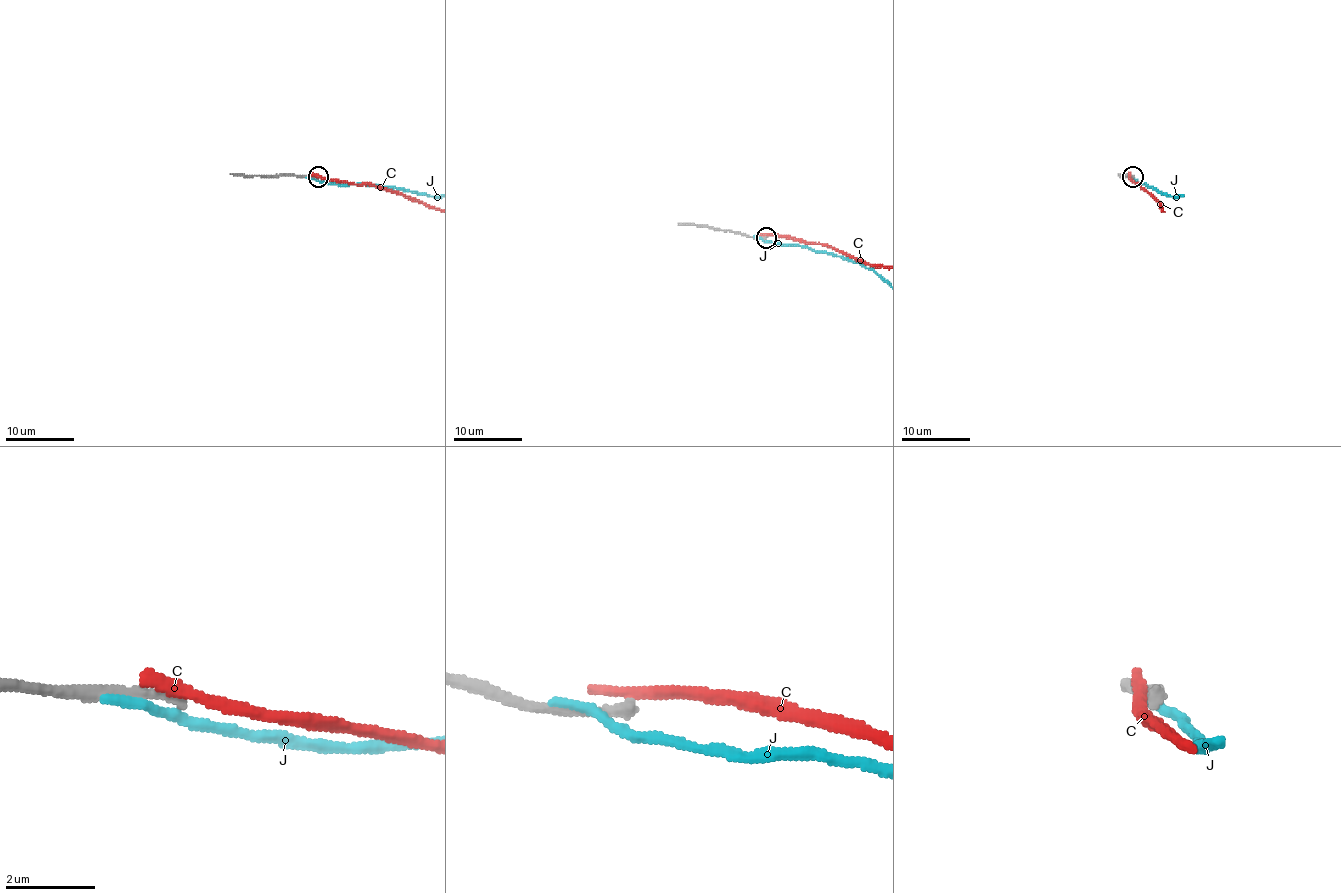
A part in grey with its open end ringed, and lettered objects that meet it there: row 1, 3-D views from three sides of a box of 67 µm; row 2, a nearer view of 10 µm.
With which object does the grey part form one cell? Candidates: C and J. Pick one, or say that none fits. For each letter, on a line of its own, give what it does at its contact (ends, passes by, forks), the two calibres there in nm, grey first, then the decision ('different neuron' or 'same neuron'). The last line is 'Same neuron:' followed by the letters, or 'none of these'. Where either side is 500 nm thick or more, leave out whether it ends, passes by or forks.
C: it ends; calibres 320 and 320 nm; different neuron
J: it ends; calibres 240 and 240 nm; different neuron
Same neuron: none of these

